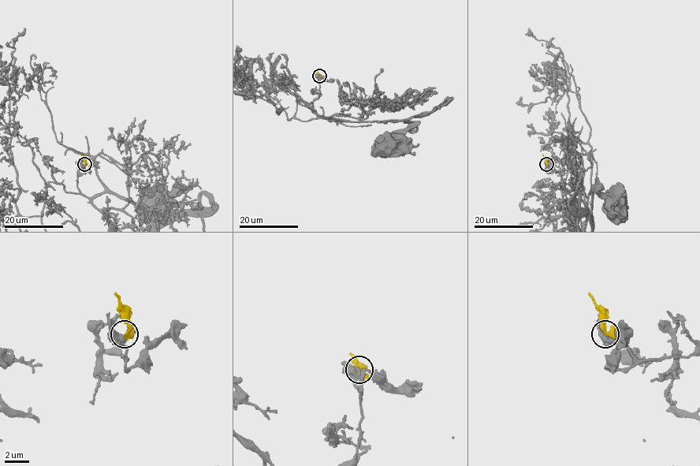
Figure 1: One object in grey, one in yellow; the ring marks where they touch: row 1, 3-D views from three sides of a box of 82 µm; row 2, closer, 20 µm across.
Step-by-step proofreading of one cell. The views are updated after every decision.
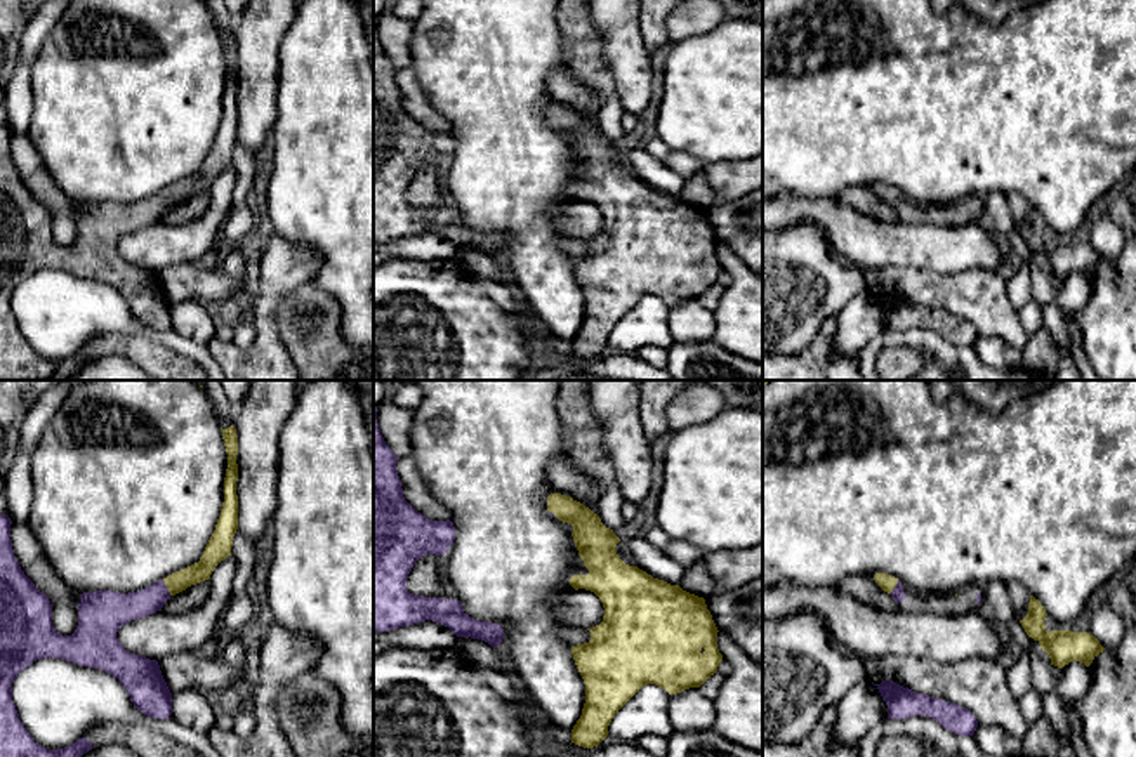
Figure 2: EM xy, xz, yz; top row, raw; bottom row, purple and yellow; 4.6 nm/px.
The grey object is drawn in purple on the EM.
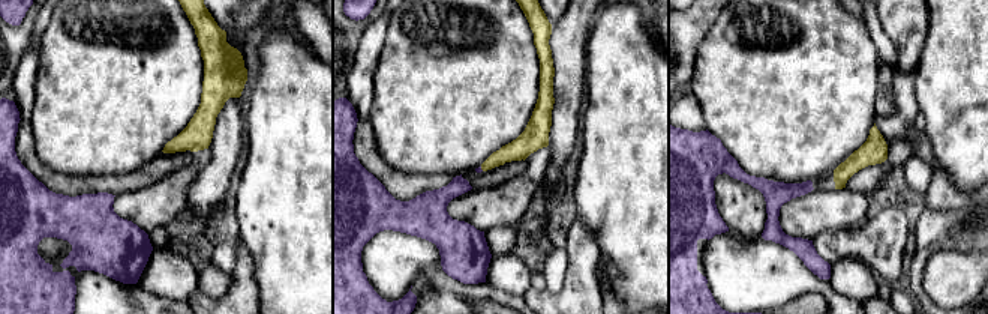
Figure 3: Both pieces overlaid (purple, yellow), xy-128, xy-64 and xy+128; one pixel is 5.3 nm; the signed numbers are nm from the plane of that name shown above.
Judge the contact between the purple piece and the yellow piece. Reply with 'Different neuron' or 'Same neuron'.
Same neuron

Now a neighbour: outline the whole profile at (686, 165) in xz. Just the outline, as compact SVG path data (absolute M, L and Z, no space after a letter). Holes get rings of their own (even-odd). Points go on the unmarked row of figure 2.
M672 151L665 165L684 179L690 179L695 174L703 172L707 167L702 160L684 151Z

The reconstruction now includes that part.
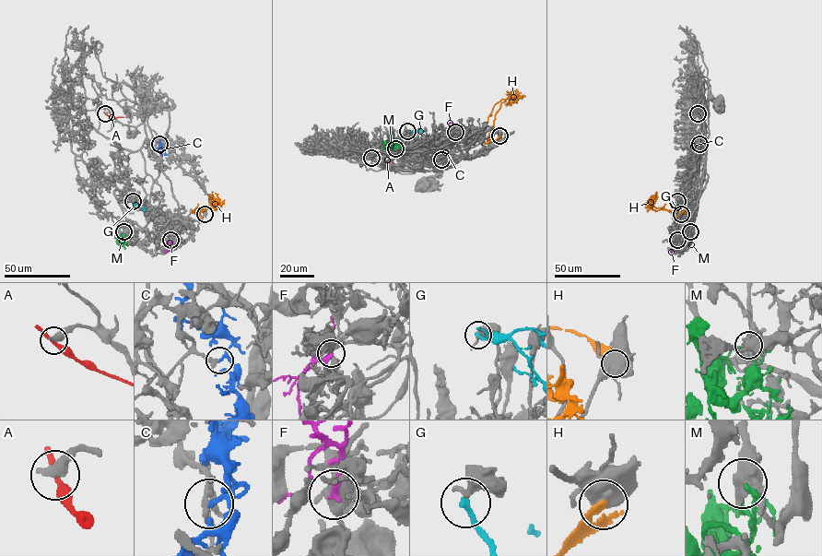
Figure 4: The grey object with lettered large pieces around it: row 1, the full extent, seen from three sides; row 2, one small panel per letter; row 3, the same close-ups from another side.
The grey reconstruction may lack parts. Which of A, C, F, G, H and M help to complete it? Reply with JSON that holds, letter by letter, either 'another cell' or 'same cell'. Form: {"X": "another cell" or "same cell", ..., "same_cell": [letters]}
{"A": "another cell", "C": "same cell", "F": "another cell", "G": "another cell", "H": "another cell", "M": "another cell", "same_cell": ["C"]}

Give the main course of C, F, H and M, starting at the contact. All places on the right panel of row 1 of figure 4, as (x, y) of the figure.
C: (699, 144), (695, 155)
F: (677, 240), (672, 253)
H: (681, 214), (686, 210), (655, 210), (651, 206), (678, 216), (684, 207)
M: (690, 231), (685, 238), (686, 242), (689, 239), (687, 245)

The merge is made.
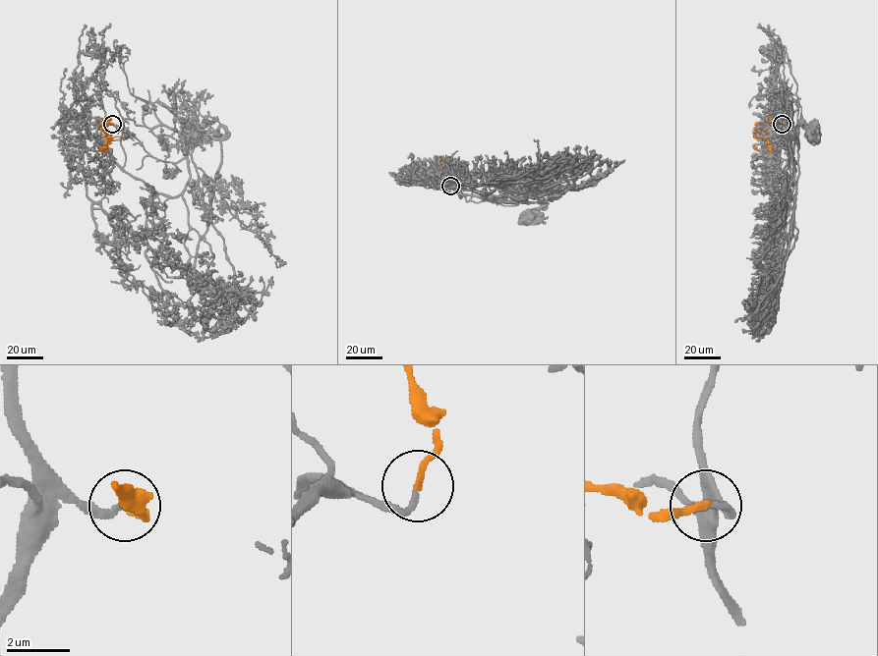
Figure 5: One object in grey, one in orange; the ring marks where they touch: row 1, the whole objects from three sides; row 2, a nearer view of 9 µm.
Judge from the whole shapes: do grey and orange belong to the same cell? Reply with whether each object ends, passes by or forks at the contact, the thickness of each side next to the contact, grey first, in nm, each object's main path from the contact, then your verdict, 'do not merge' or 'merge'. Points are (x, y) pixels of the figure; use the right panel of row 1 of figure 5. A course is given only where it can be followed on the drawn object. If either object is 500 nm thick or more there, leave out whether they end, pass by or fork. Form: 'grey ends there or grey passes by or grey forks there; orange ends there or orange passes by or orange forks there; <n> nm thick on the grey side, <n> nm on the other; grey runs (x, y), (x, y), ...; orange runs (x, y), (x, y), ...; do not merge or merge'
grey ends there; orange ends there; 180 nm thick on the grey side, 200 nm on the other; grey runs (782, 124), (793, 182), (792, 196), (798, 177), (798, 124), (813, 130); orange runs (782, 124), (774, 123), (765, 127), (777, 138), (772, 145), (765, 149), (754, 148); merge

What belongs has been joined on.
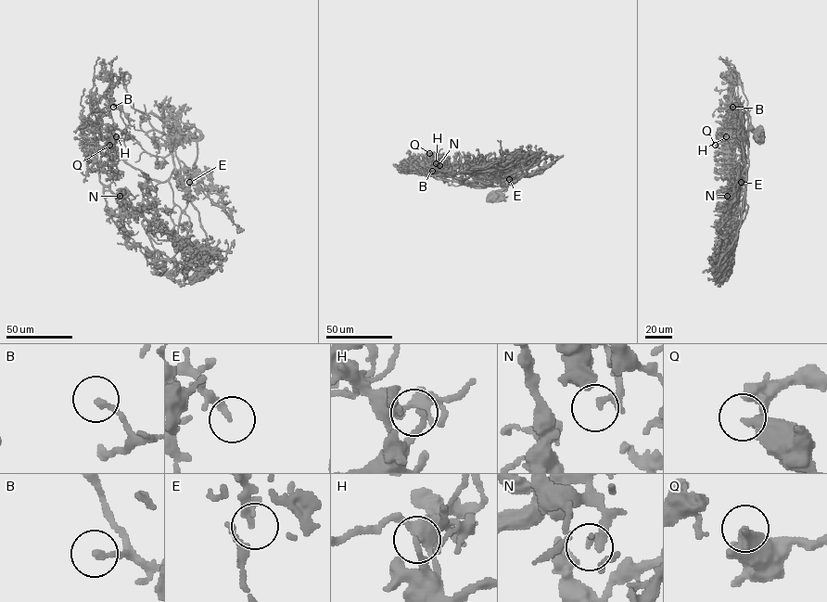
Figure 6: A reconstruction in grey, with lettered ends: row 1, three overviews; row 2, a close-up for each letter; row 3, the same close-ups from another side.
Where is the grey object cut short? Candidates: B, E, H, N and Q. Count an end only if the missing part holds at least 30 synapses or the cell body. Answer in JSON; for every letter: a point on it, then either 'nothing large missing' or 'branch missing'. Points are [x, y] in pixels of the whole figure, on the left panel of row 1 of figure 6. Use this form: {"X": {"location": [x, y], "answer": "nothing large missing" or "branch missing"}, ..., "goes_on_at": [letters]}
{"B": {"location": [113, 107], "answer": "branch missing"}, "E": {"location": [189, 182], "answer": "nothing large missing"}, "H": {"location": [116, 136], "answer": "nothing large missing"}, "N": {"location": [120, 196], "answer": "branch missing"}, "Q": {"location": [109, 145], "answer": "nothing large missing"}, "goes_on_at": ["B", "N"]}

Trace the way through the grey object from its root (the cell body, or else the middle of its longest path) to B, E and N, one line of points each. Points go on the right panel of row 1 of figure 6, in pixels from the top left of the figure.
B: (759, 134), (748, 129), (749, 164), (744, 182), (744, 124), (736, 108), (732, 107)
E: (759, 134), (749, 128), (748, 142), (746, 130), (744, 170), (738, 177), (741, 182)
N: (759, 134), (748, 129), (749, 164), (742, 209), (735, 191), (727, 196)

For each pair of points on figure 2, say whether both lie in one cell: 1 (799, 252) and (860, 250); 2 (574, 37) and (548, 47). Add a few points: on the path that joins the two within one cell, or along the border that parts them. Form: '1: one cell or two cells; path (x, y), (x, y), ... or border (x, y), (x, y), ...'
1: two cells; border (803, 223), (813, 223), (831, 250), (862, 271)
2: two cells; border (554, 18), (560, 28), (563, 68)

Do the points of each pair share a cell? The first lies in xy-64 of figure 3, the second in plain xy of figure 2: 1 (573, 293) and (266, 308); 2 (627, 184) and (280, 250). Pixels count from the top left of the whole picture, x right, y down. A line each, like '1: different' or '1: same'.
1: same
2: different

